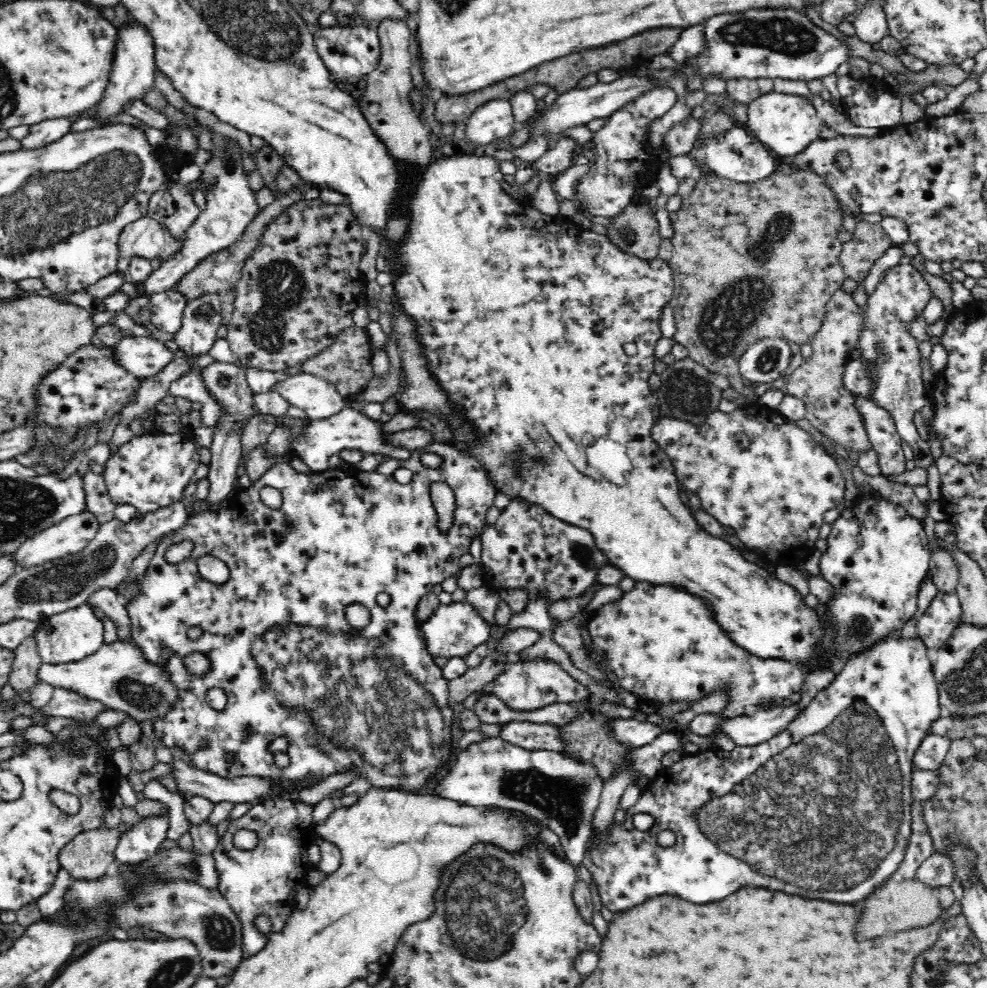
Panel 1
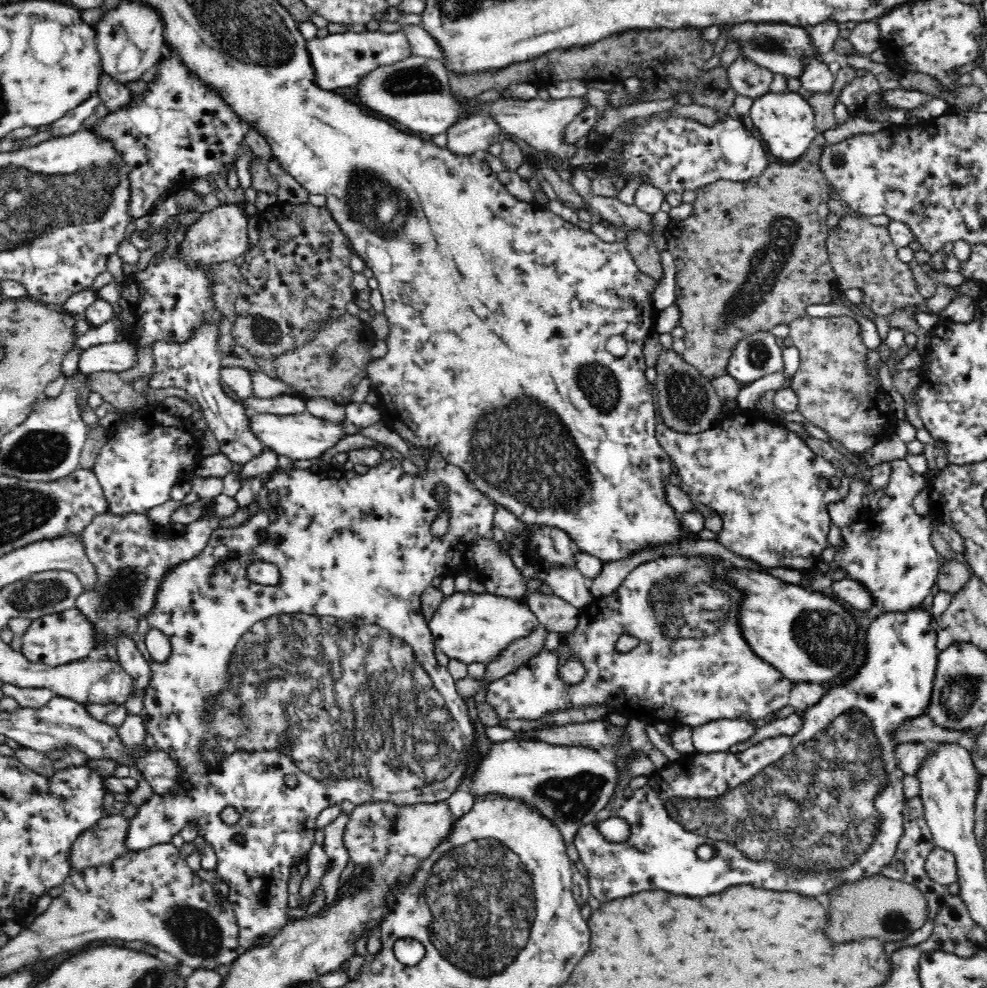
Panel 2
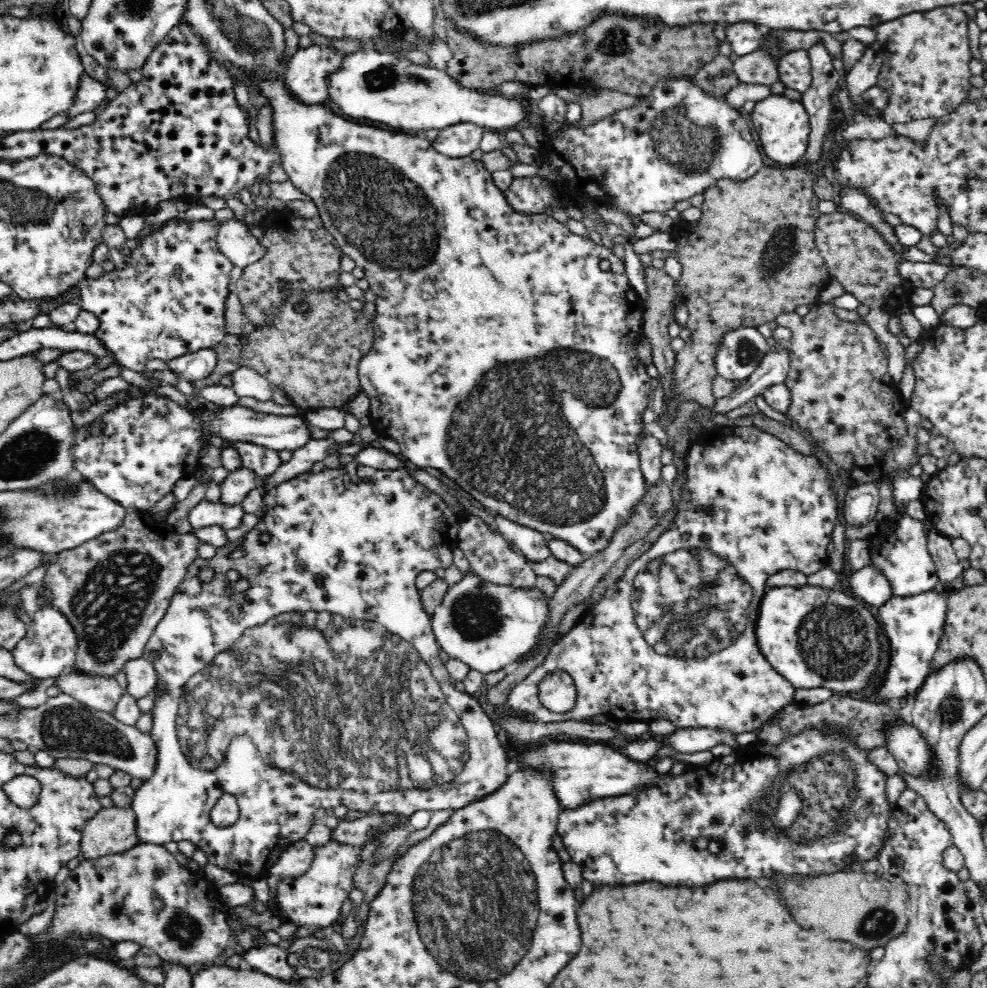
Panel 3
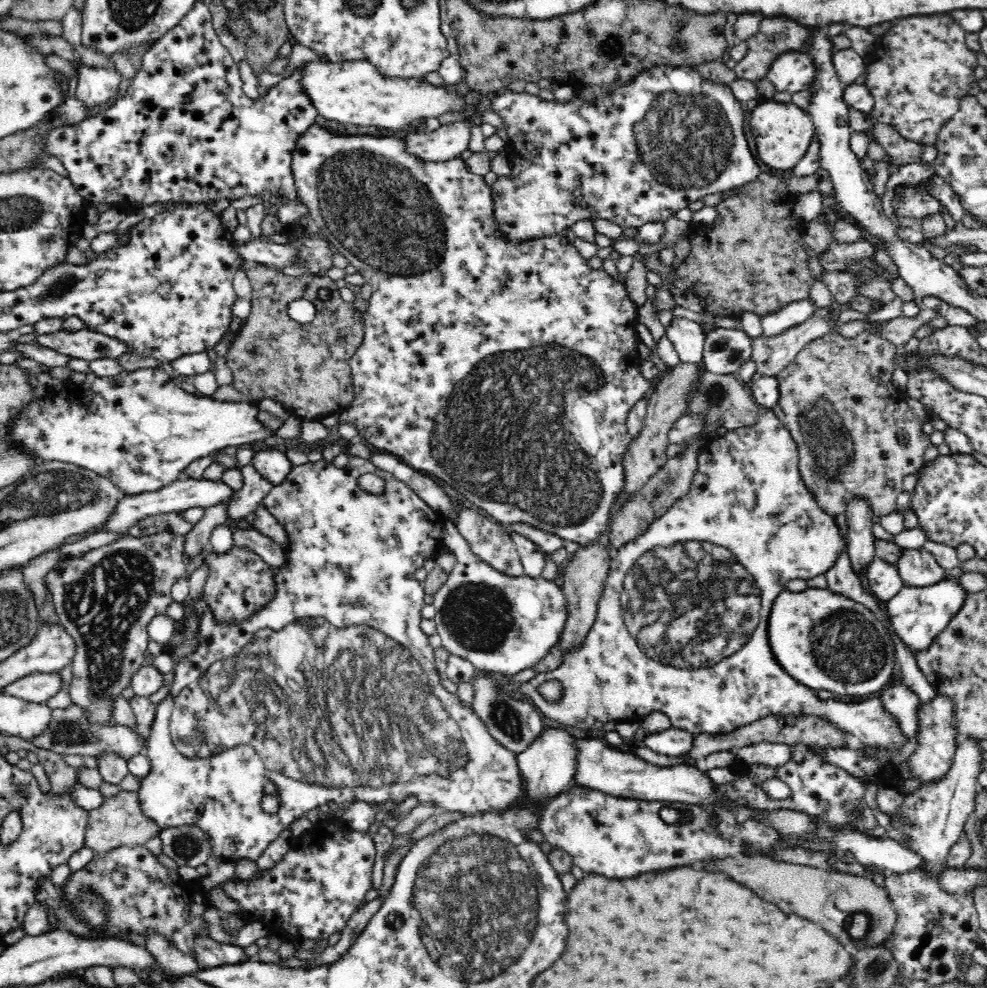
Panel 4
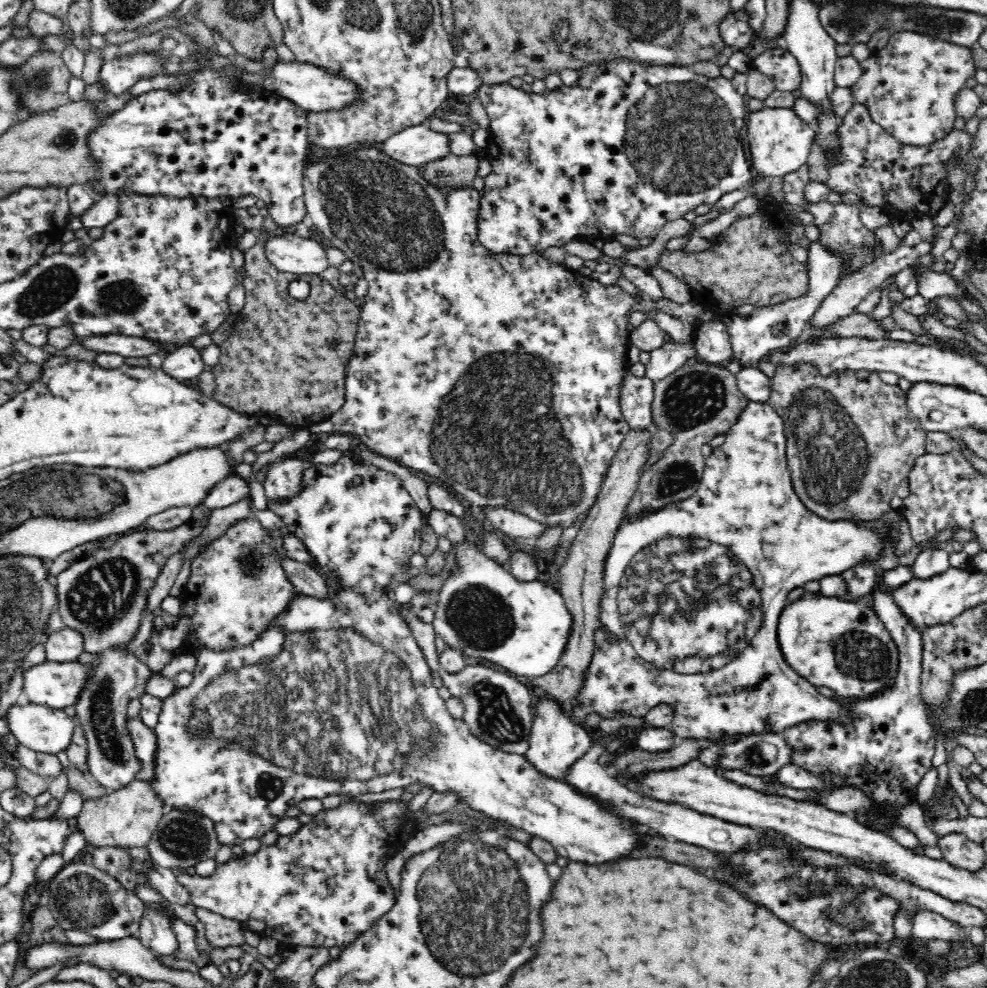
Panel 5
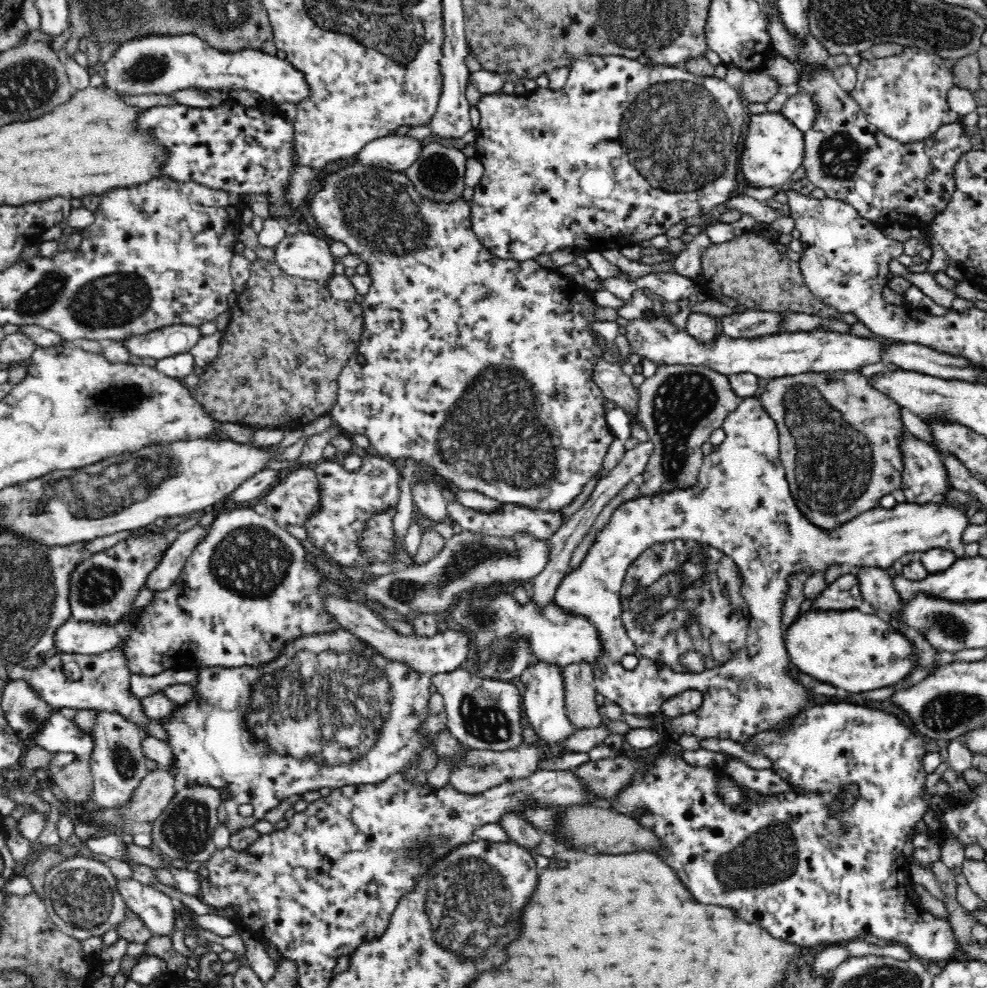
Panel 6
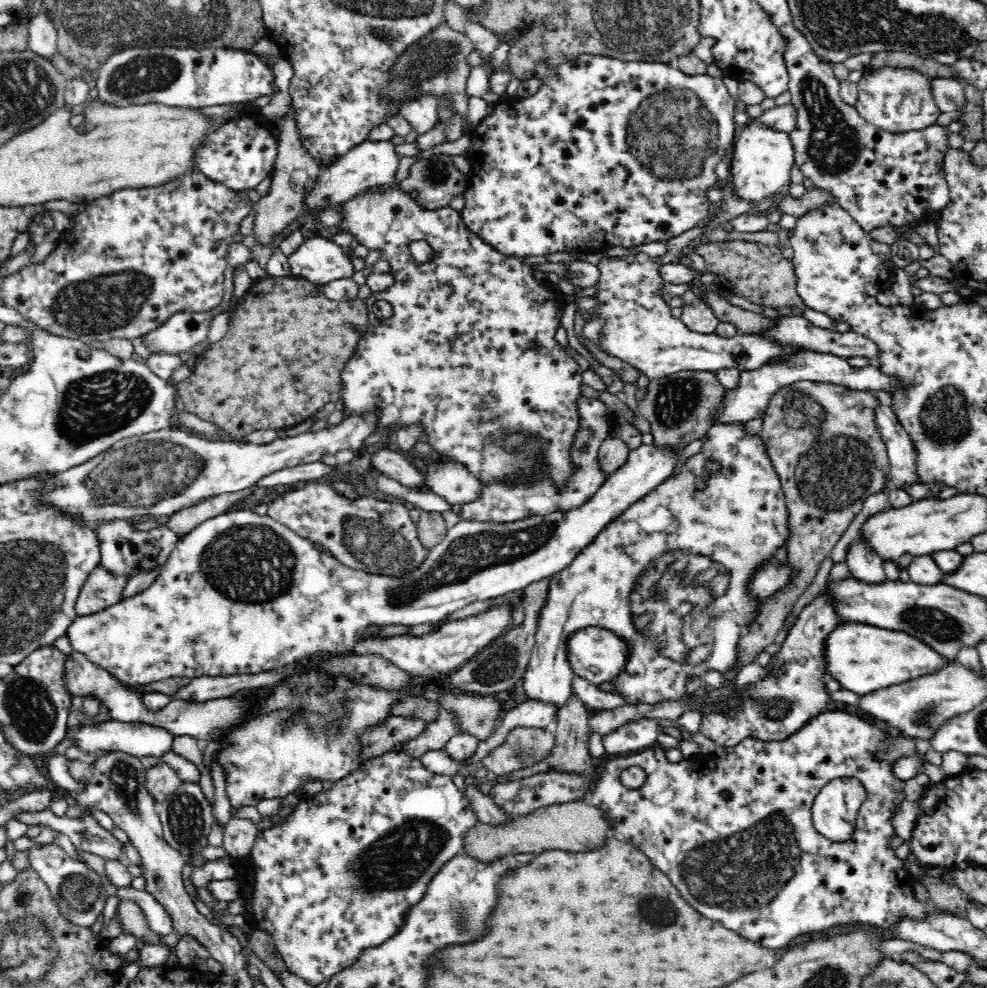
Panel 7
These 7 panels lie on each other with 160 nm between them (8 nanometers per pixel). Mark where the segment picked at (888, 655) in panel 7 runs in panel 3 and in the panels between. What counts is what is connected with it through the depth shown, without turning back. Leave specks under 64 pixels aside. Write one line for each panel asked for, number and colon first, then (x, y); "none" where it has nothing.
3: (816, 637)
4: (824, 640)
5: (816, 634)
6: (855, 652)

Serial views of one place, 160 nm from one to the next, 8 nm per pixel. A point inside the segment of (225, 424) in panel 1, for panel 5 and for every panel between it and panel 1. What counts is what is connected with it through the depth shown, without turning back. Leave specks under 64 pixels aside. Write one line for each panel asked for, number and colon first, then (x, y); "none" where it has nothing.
2: (130, 560)
3: (114, 588)
4: (106, 598)
5: (103, 597)

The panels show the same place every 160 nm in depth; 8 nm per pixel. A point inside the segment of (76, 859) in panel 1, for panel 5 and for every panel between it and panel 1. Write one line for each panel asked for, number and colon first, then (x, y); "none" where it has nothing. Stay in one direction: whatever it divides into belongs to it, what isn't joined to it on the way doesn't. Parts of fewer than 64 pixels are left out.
2: (99, 845)
3: (112, 831)
4: (118, 822)
5: (127, 817)

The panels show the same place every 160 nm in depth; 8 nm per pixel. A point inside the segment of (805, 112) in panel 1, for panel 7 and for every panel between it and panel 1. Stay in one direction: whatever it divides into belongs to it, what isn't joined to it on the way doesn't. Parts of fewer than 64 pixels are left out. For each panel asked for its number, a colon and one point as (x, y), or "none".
2: (787, 123)
3: (783, 128)
4: (782, 132)
5: (780, 141)
6: (773, 149)
7: (763, 159)

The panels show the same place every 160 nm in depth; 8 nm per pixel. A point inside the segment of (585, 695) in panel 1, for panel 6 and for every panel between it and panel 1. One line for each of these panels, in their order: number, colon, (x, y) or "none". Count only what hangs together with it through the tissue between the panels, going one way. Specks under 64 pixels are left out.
2: (691, 666)
3: (673, 638)
4: (681, 624)
5: (714, 659)
6: (693, 583)

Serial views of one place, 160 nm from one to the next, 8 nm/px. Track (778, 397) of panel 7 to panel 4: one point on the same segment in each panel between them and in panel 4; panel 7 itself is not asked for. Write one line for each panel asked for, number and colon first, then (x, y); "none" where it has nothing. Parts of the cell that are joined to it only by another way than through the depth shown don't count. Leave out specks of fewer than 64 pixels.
4: (857, 436)
5: (851, 439)
6: (841, 439)

